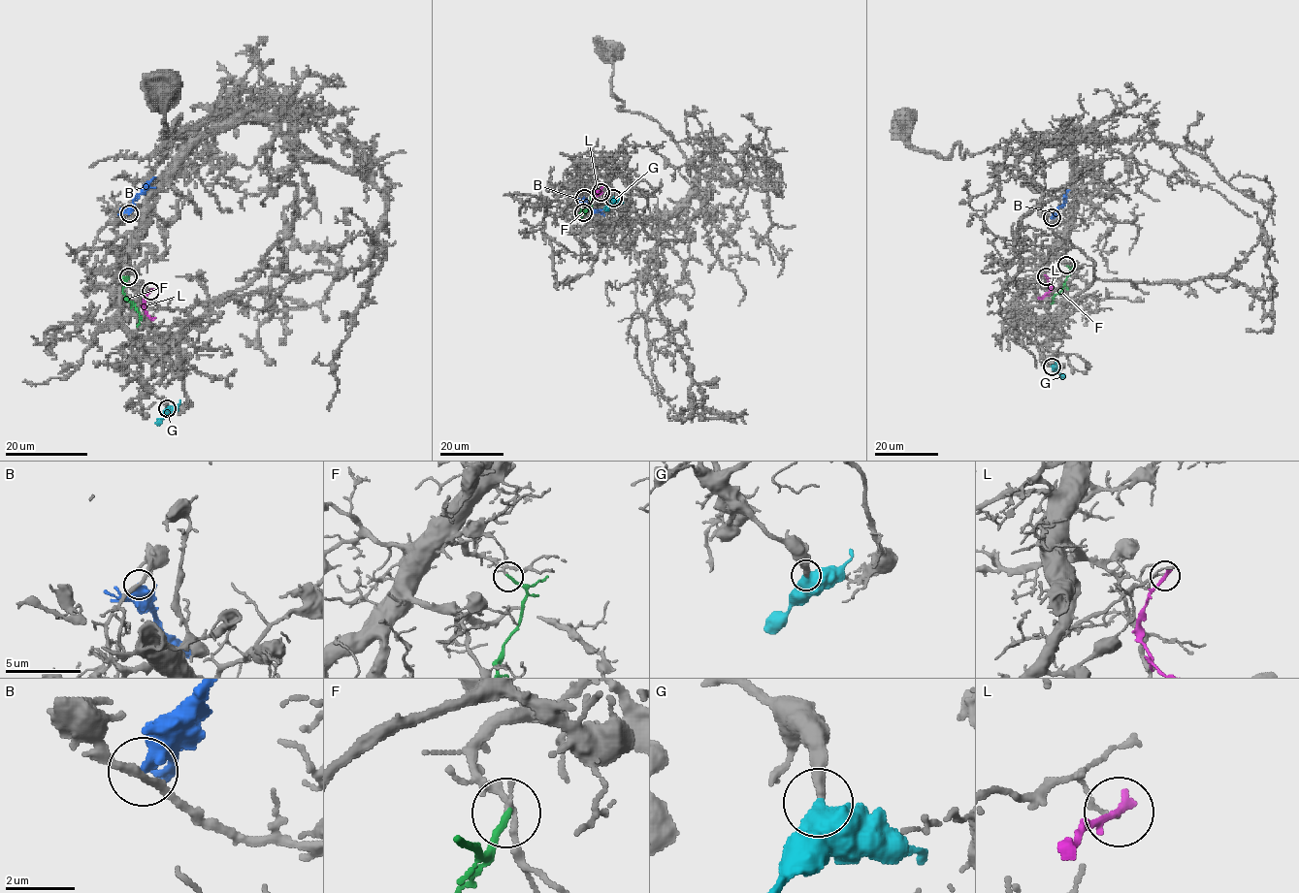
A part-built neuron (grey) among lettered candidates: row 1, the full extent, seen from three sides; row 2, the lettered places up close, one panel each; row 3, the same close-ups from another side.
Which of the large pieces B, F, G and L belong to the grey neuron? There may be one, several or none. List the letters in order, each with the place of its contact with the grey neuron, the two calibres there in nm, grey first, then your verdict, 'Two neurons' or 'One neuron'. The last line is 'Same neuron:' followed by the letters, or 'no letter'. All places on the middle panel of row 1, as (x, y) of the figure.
B: Touches grey at (584, 198). Thickness 200 nm (grey) against 500 nm. Two neurons
F: Touches grey at (583, 212). Thickness 140 nm (grey) against 180 nm. Two neurons
G: Touches grey at (613, 198). Thickness 360 nm (grey) against 650 nm. One neuron
L: Touches grey at (600, 192). Thickness 130 nm (grey) against 240 nm. Two neurons
Same neuron: G

